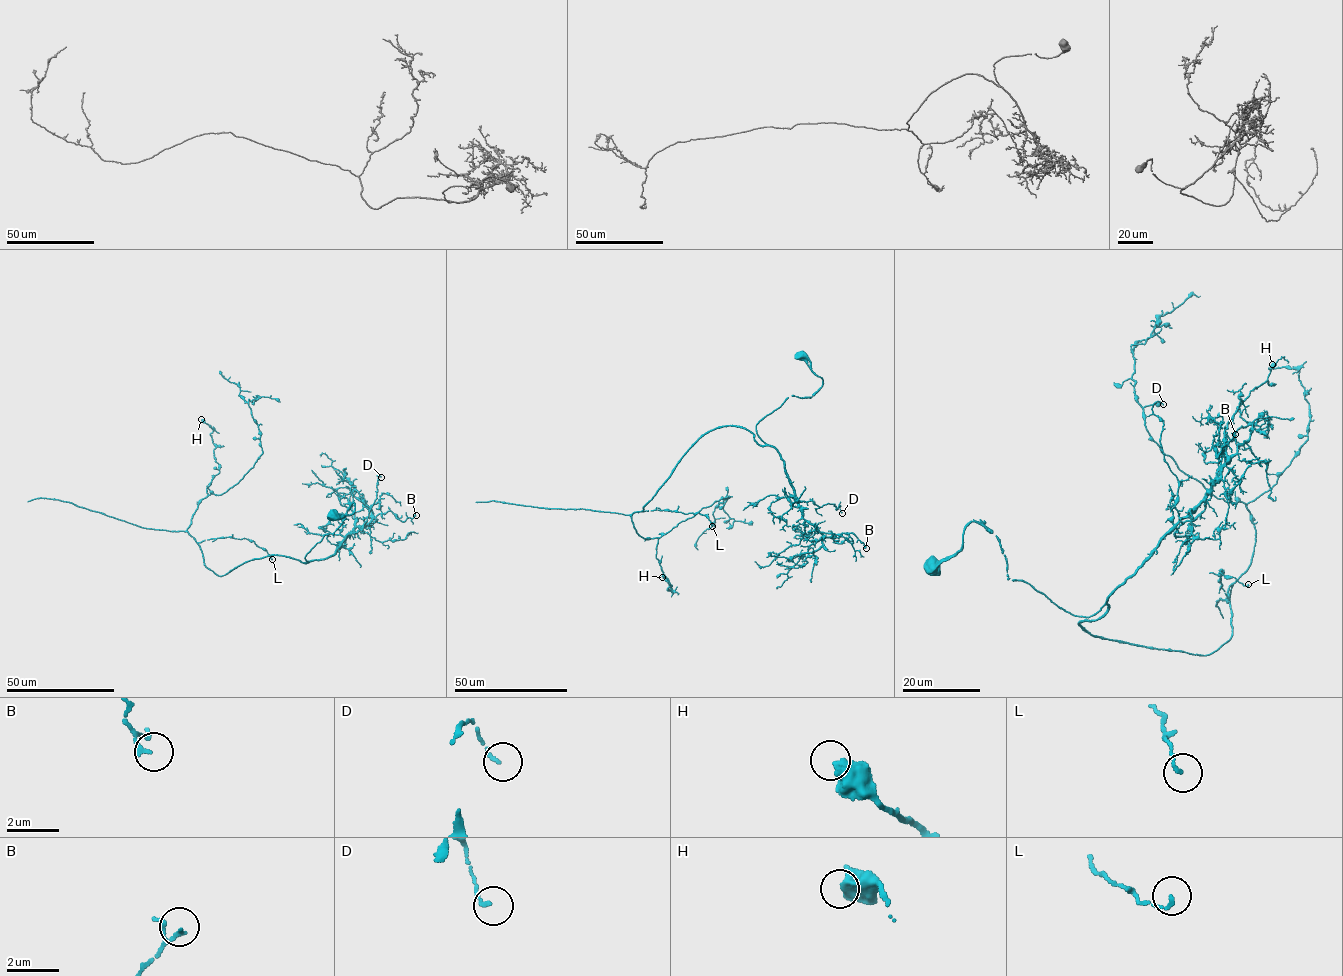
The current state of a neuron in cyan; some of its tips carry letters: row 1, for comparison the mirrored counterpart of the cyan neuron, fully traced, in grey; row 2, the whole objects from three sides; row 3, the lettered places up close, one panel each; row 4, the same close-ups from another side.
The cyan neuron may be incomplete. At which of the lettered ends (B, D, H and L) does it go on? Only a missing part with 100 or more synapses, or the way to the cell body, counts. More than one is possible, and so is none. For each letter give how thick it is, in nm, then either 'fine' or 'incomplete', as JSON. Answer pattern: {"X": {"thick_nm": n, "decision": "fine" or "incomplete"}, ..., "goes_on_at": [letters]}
{"B": {"thick_nm": 100, "decision": "fine"}, "D": {"thick_nm": 120, "decision": "fine"}, "H": {"thick_nm": 550, "decision": "fine"}, "L": {"thick_nm": 110, "decision": "fine"}, "goes_on_at": []}

